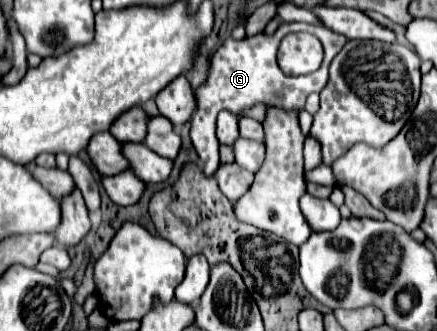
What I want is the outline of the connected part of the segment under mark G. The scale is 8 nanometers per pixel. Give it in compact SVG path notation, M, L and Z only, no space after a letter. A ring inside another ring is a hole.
M282 22L278 26L278 30L272 36L264 36L264 34L256 34L252 38L242 38L242 40L234 40L234 38L226 38L222 42L222 46L214 52L212 56L212 68L210 68L210 76L206 80L206 84L202 84L196 90L196 100L198 100L198 108L192 116L192 128L190 128L190 138L192 144L198 152L200 158L200 166L204 176L212 176L216 172L216 162L218 162L218 140L216 140L216 116L222 108L228 108L230 112L234 112L236 116L240 116L240 112L248 106L254 104L278 104L280 108L298 108L302 110L306 96L310 92L320 92L324 88L324 84L328 82L328 66L332 62L332 58L336 56L336 52L340 52L340 48L346 44L346 36L336 34L324 26L314 26L314 24L306 24L306 22ZM290 32L310 32L314 34L322 46L324 46L324 60L320 64L320 68L312 74L304 74L304 76L286 76L278 64L276 64L276 52L280 46L280 40L290 34Z

